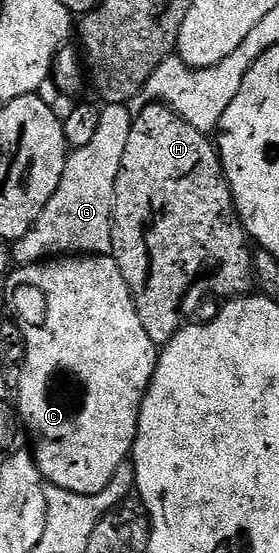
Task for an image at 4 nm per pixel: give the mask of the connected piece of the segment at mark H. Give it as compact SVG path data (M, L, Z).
M147 102L142 106L144 108L140 112L134 113L129 130L129 142L125 142L125 154L121 158L121 166L115 183L115 217L111 223L113 238L111 239L110 255L114 256L121 274L129 286L135 309L141 318L141 326L145 326L145 334L149 334L149 338L155 345L162 346L170 342L175 337L175 333L188 323L187 312L193 311L198 304L205 303L210 296L234 298L248 295L255 284L255 266L253 248L249 243L247 232L243 229L242 222L239 221L239 214L235 210L235 200L231 196L231 187L227 184L227 178L223 175L223 165L219 162L216 145L212 141L210 144L207 141L210 139L204 133L189 126L189 122L185 122L167 105Z

